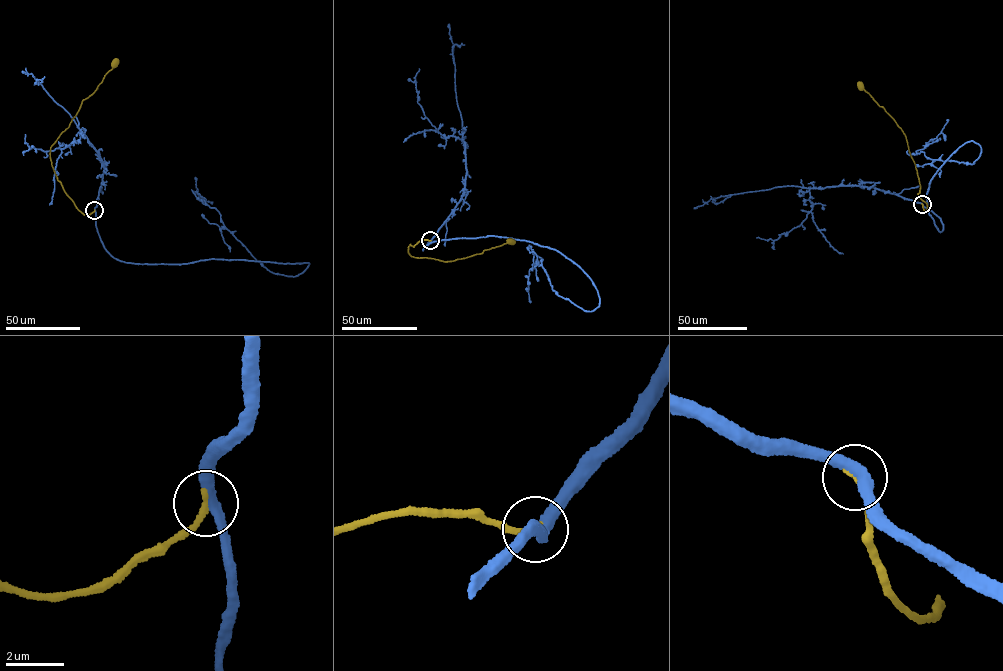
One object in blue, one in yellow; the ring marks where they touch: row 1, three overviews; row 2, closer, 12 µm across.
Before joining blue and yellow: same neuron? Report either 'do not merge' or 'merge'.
merge

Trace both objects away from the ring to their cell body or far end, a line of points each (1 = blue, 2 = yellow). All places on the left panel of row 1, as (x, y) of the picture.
1: (94, 210), (106, 251), (126, 262), (305, 270), (264, 267), (195, 177)
2: (94, 210), (85, 215), (67, 195), (51, 165), (50, 148), (68, 128), (83, 100), (94, 92), (115, 63)

